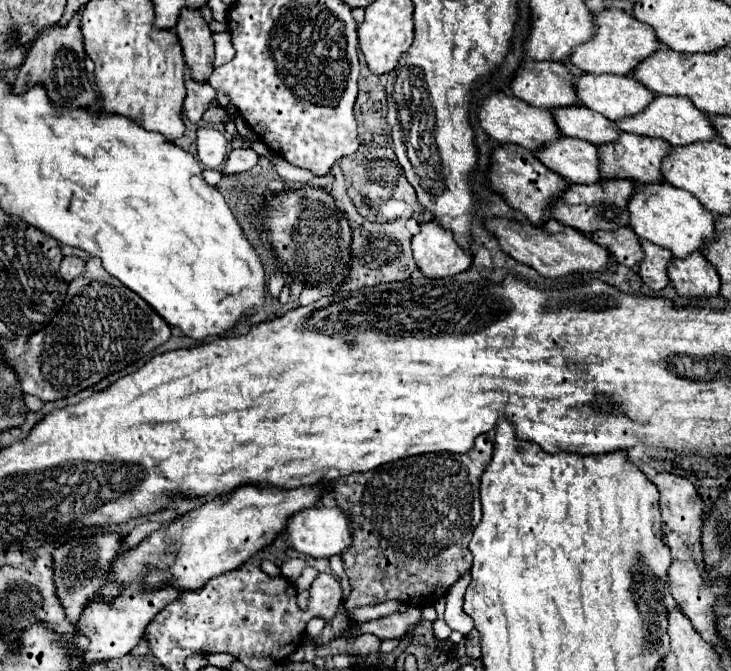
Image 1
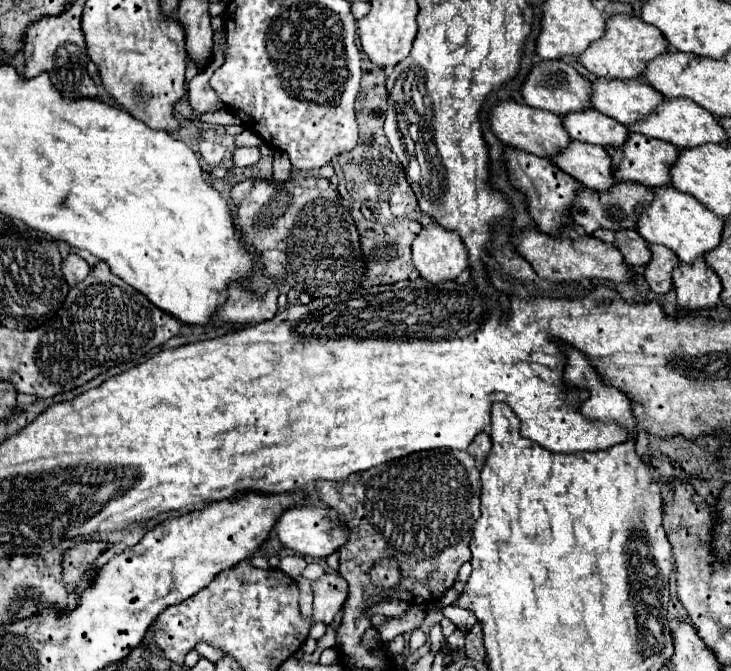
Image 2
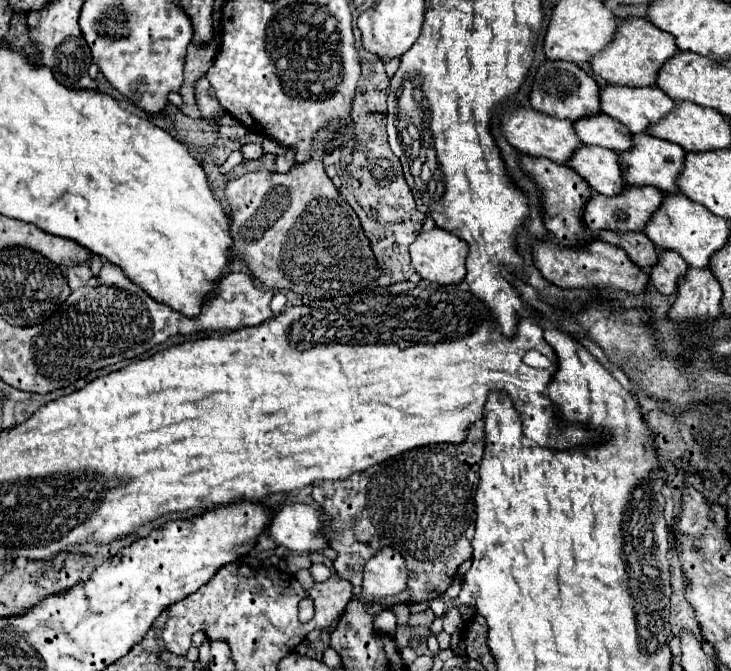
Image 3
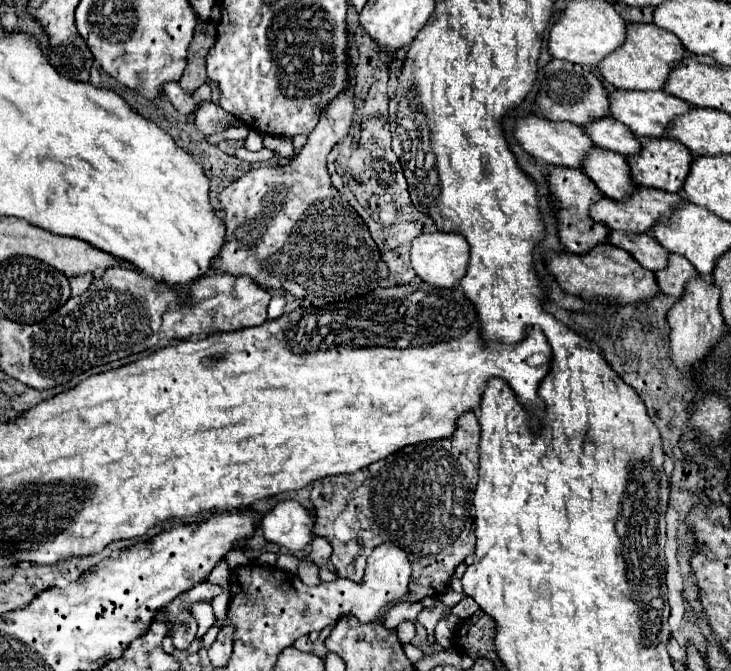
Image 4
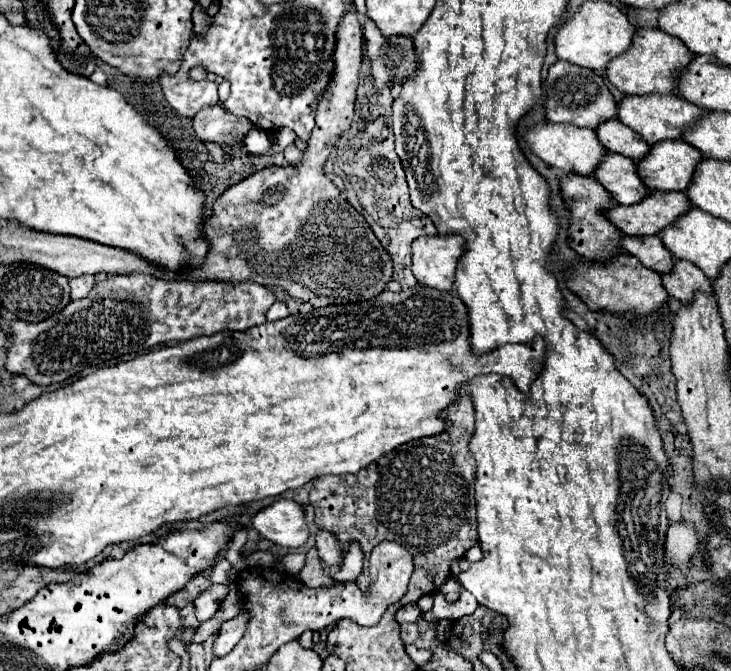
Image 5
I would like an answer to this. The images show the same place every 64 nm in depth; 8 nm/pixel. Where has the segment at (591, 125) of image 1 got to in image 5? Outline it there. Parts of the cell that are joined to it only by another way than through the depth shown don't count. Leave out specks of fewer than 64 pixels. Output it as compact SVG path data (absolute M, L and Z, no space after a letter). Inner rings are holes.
M608 120L600 128L596 128L596 136L600 136L600 142L608 148L608 152L622 154L632 160L642 160L650 152L650 144L642 140L638 132L622 124L620 120Z

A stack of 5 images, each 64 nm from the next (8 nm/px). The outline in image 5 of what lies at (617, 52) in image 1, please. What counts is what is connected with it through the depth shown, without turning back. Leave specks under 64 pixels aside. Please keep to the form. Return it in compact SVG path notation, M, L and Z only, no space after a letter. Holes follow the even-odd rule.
M640 28L634 36L634 44L624 56L618 56L618 60L612 60L608 64L606 74L610 82L628 96L646 96L646 94L674 94L678 90L676 80L682 76L682 72L692 62L694 54L688 50L688 46L658 30L658 28Z

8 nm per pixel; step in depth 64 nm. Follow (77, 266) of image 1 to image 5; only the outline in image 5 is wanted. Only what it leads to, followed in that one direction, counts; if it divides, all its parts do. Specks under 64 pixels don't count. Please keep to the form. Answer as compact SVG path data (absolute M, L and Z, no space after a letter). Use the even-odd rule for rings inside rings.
M94 276L72 278L72 280L70 280L70 288L72 288L72 300L86 298L86 296L90 294L90 290L94 288Z

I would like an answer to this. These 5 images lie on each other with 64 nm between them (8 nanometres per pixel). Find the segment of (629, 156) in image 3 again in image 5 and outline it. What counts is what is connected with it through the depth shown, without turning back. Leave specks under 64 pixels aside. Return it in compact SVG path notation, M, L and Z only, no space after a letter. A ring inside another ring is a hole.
M668 140L654 144L650 156L638 162L638 172L650 190L684 192L702 162L698 148L684 140Z

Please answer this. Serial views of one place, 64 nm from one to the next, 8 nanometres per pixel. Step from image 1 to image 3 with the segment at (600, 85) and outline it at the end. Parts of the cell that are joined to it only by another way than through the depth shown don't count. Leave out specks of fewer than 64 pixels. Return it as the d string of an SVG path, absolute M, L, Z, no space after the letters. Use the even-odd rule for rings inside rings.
M606 86L602 92L602 112L622 122L632 134L648 132L652 124L666 118L674 108L676 100L660 92L656 86L648 88L624 88Z

